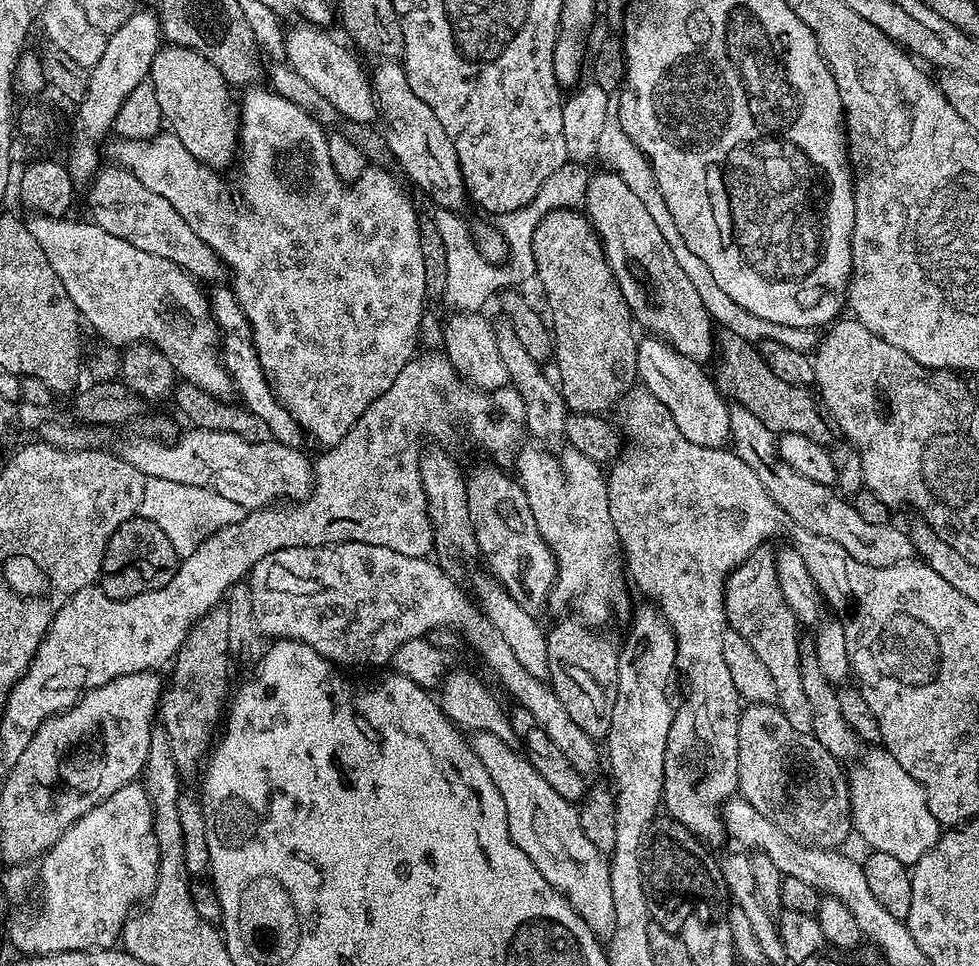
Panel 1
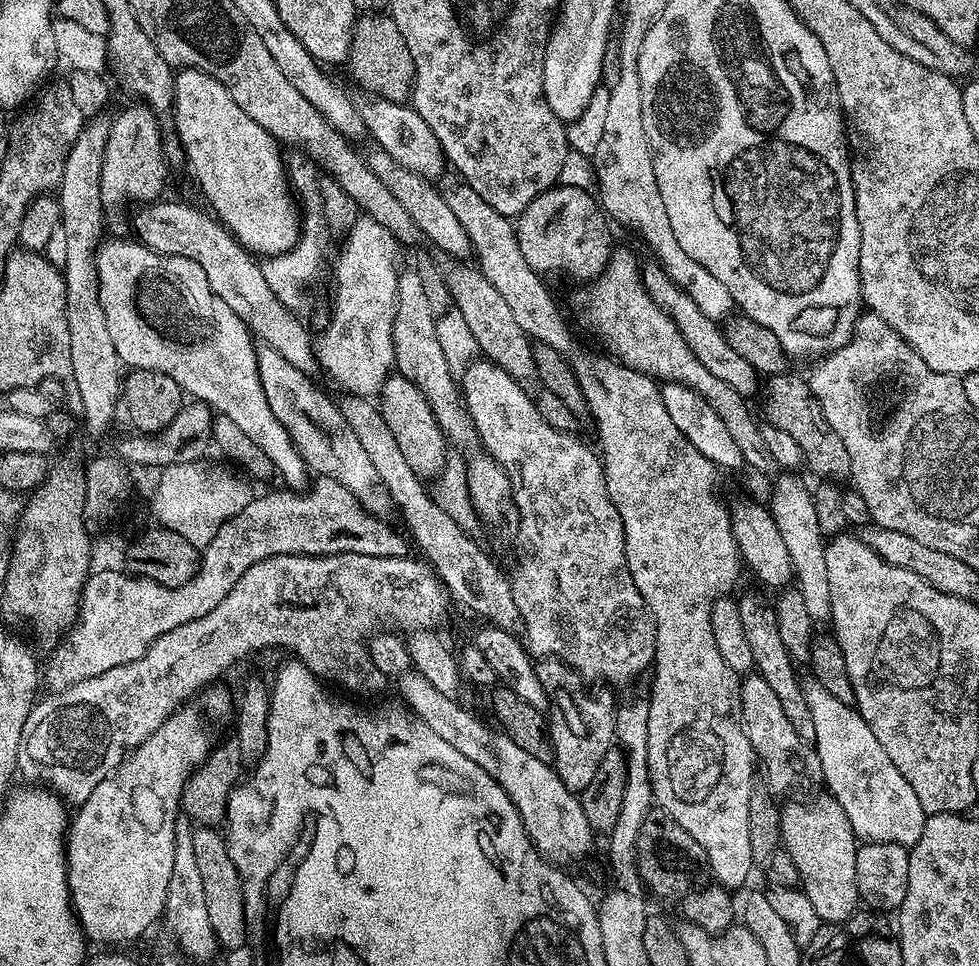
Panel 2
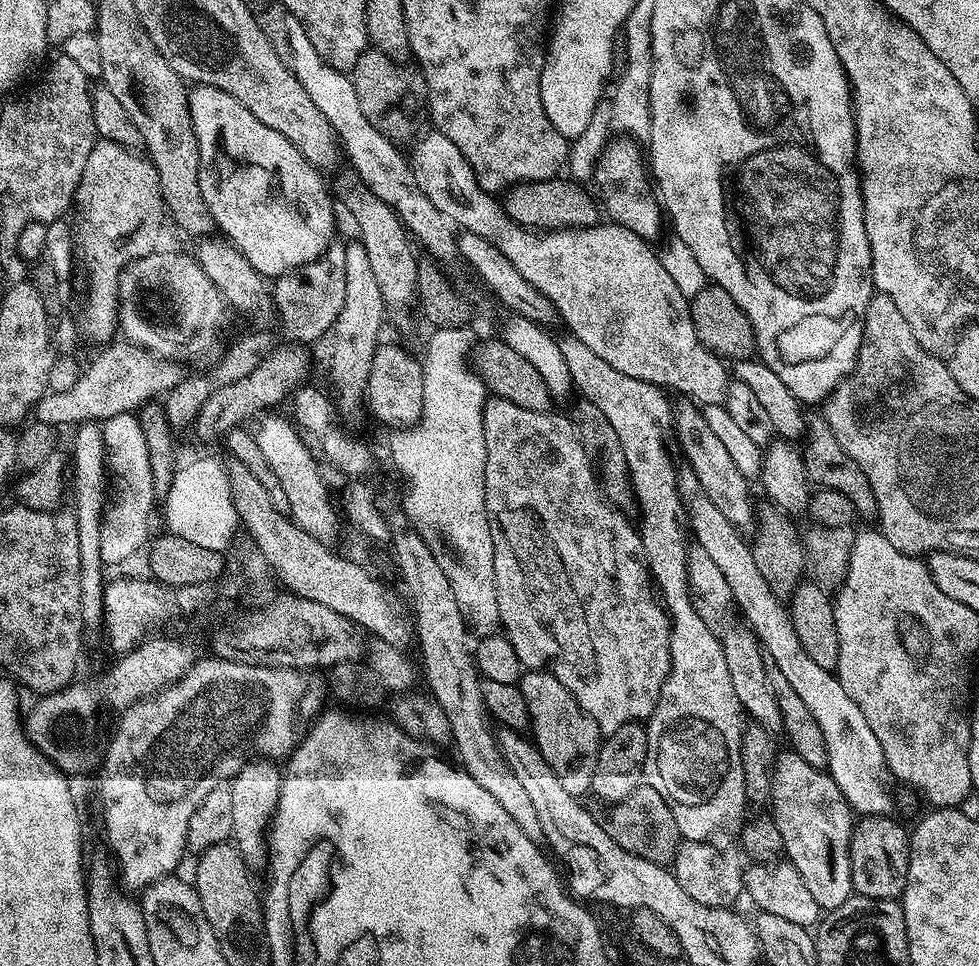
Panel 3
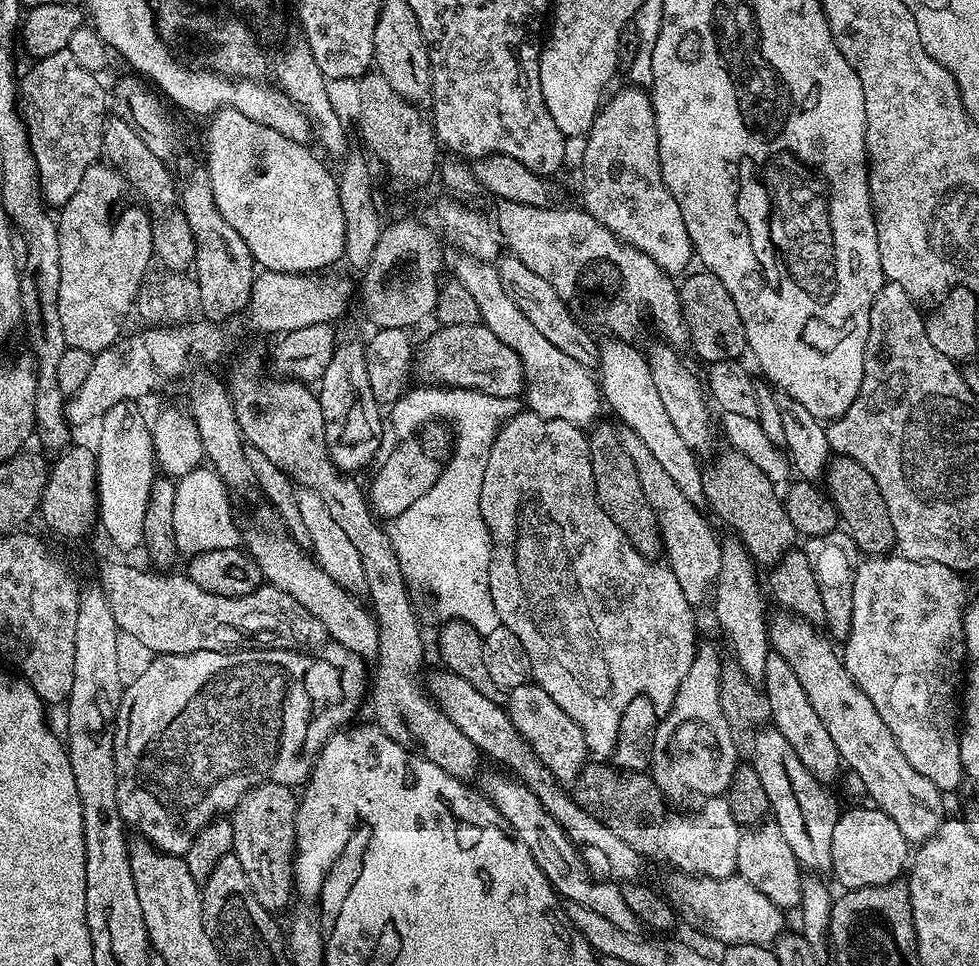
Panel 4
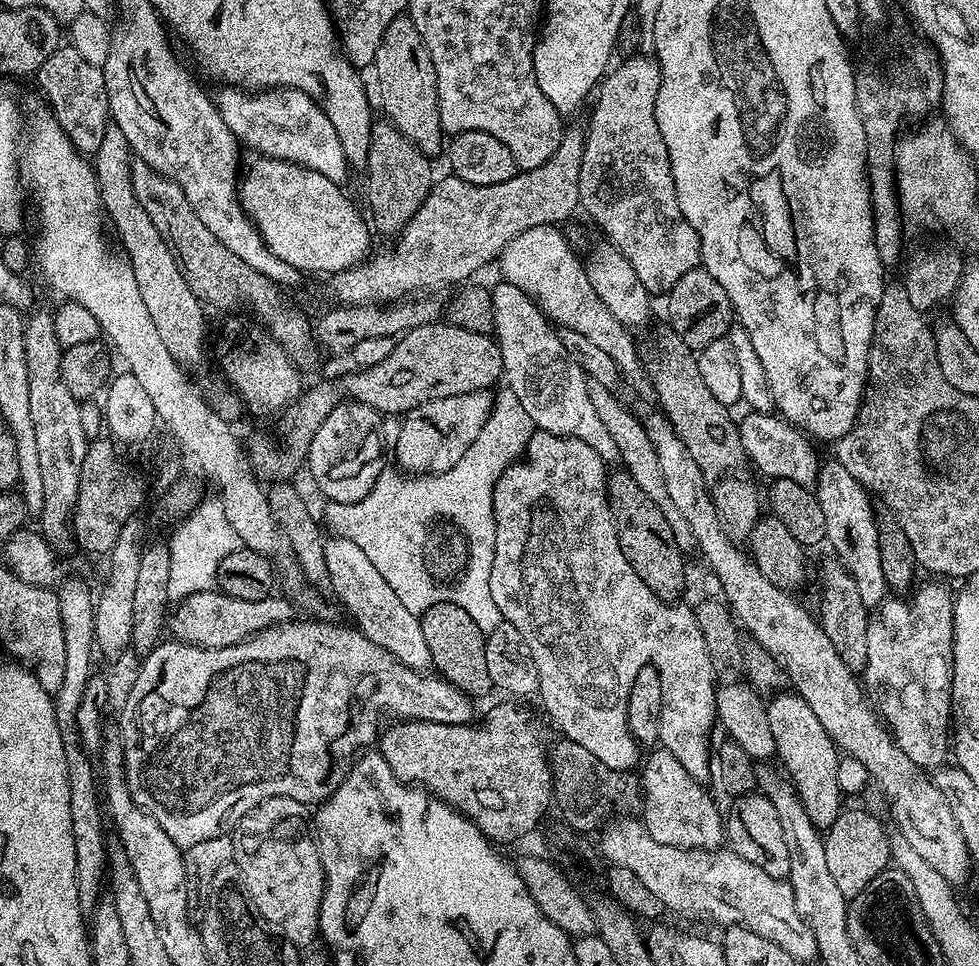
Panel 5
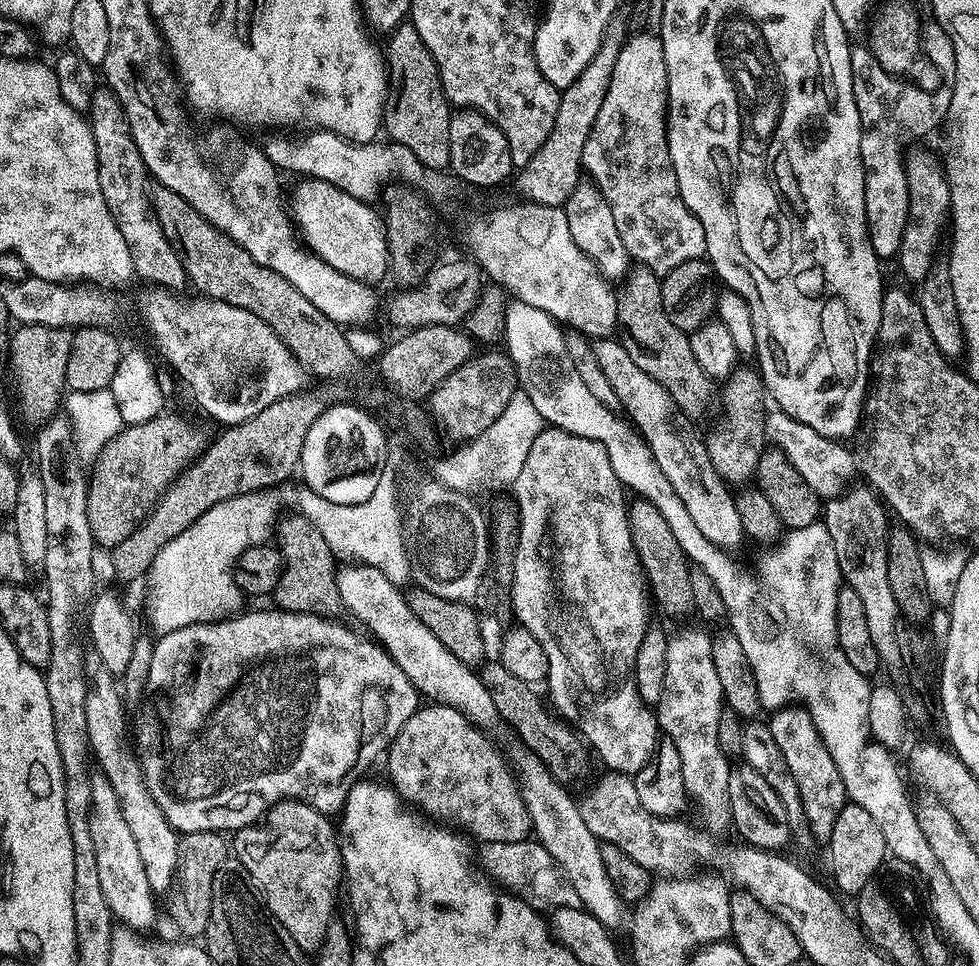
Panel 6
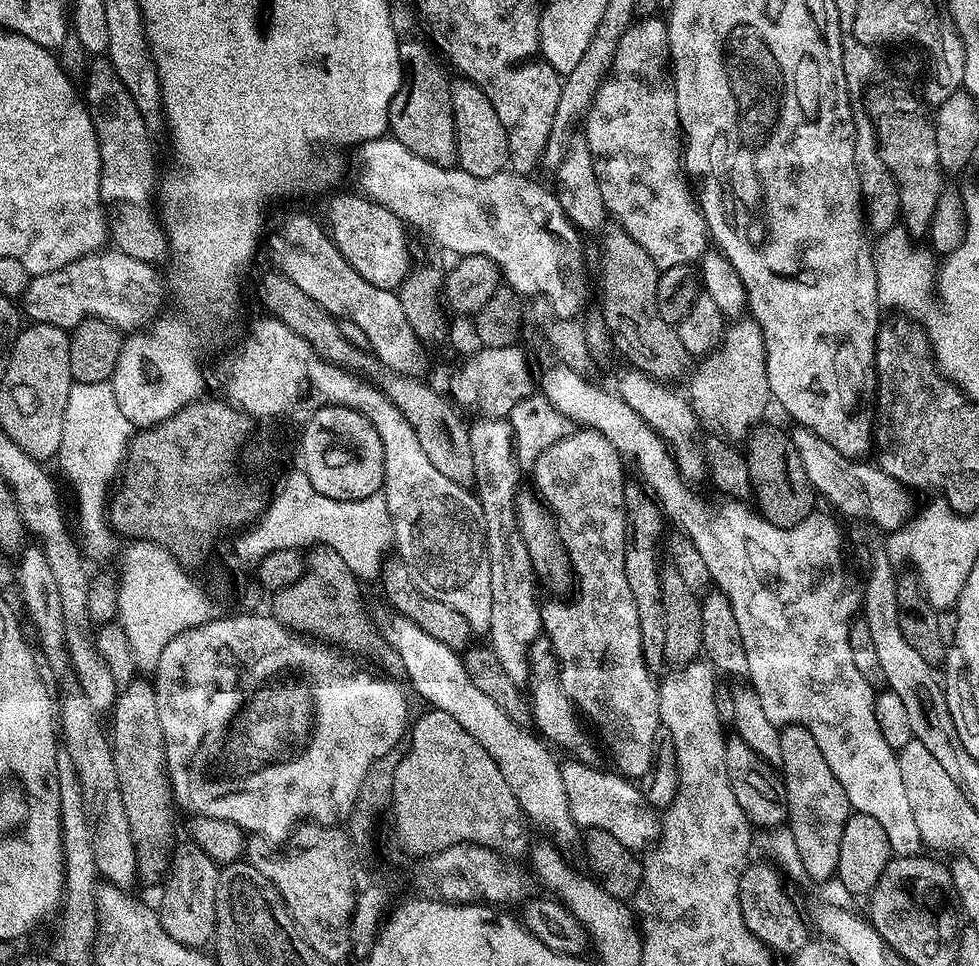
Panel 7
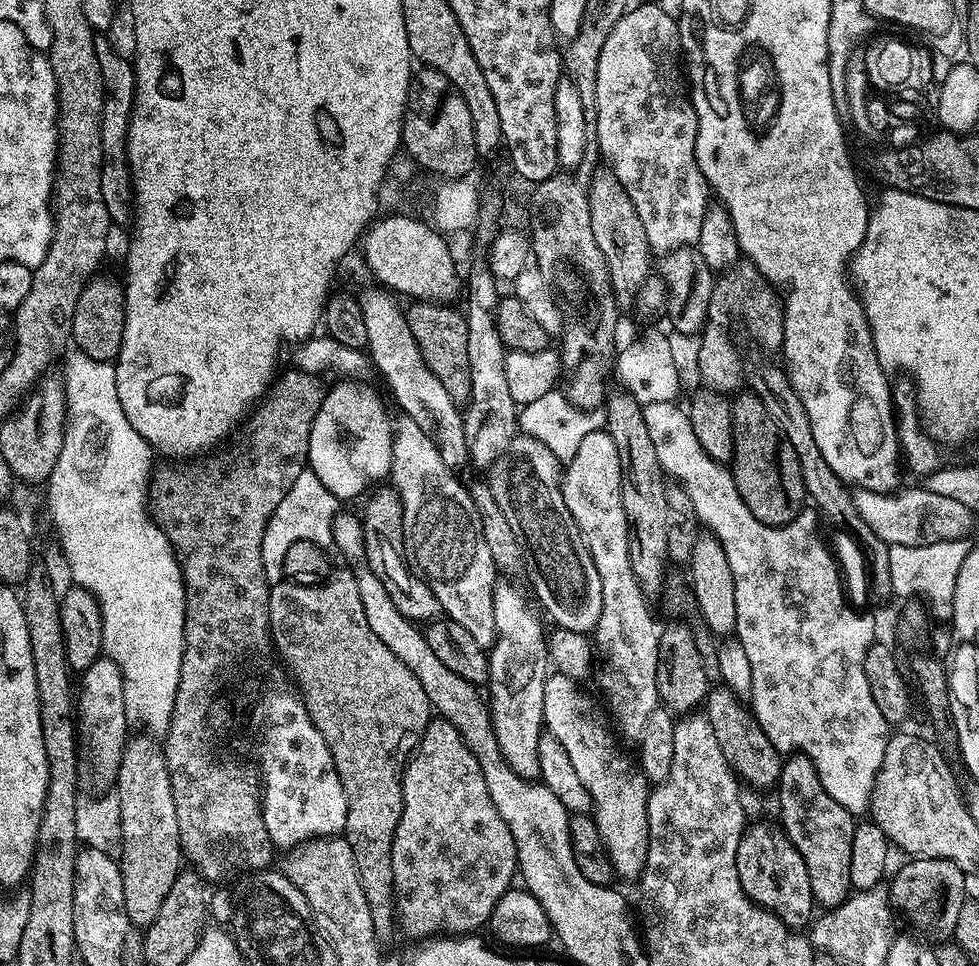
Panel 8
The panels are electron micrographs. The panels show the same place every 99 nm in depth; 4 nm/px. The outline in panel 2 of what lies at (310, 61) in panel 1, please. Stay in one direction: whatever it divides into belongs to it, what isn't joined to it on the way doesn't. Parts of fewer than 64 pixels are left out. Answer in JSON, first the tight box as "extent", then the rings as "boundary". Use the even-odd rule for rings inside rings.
{"extent":[359,98,442,178],"boundary":[[[368,98],[365,104],[359,105],[362,122],[369,137],[373,136],[375,147],[390,154],[392,159],[400,163],[406,170],[414,171],[427,178],[436,178],[442,165],[442,153],[438,138],[434,138],[434,130],[422,122],[422,114],[412,109],[411,103],[399,100],[382,100]]]}

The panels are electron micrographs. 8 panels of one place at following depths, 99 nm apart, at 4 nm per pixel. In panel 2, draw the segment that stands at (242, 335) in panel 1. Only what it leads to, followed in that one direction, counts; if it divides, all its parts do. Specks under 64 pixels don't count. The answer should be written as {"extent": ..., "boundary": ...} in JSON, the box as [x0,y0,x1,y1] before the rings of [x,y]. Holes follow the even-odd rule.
{"extent":[256,342,394,517],"boundary":[[[263,342],[256,346],[256,361],[266,402],[290,434],[309,471],[317,477],[346,486],[372,516],[391,517],[394,505],[390,494],[382,478],[378,478],[378,470],[374,470],[362,442],[354,438],[354,430],[350,430],[346,418],[340,413],[337,401],[332,401],[326,393],[316,388],[307,373],[289,364],[280,353]]]}

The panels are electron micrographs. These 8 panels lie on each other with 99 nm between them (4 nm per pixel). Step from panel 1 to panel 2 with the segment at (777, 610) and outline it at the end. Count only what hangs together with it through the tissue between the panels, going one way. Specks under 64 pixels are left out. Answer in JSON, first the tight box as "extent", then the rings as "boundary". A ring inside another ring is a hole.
{"extent":[739,596,814,741],"boundary":[[[756,596],[739,597],[740,617],[742,617],[742,630],[746,630],[746,638],[752,647],[755,671],[766,682],[770,682],[770,690],[778,694],[782,702],[782,710],[786,710],[786,718],[798,730],[798,734],[806,741],[814,741],[814,722],[810,722],[810,710],[806,706],[804,689],[800,678],[796,678],[795,672],[798,671],[794,665],[792,656],[782,646],[782,638],[776,629],[776,610],[775,607],[763,604]]]}

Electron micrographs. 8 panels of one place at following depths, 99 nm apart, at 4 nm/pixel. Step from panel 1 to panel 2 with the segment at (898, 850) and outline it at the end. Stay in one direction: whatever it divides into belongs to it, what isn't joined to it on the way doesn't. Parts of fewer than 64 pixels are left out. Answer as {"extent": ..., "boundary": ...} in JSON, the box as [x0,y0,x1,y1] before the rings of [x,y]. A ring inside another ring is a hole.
{"extent":[803,678,926,846],"boundary":[[[808,678],[803,681],[804,697],[806,706],[810,710],[810,722],[814,722],[814,747],[818,754],[819,775],[824,775],[824,780],[828,783],[827,791],[846,810],[846,818],[850,818],[850,826],[856,831],[857,837],[861,841],[867,842],[894,842],[911,846],[922,838],[922,826],[926,819],[926,814],[922,810],[922,802],[918,802],[918,794],[914,794],[914,786],[902,778],[898,766],[890,762],[890,754],[882,750],[882,742],[874,738],[874,730],[862,718],[862,714],[857,712],[850,704],[843,704],[826,690],[826,686],[819,684],[816,679]]]}

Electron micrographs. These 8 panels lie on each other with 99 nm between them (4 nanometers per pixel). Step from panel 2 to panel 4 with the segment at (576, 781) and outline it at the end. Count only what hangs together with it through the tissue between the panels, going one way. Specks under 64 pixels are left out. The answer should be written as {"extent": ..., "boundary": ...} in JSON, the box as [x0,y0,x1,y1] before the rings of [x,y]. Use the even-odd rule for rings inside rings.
{"extent":[506,682,589,785],"boundary":[[[529,682],[514,686],[506,696],[506,711],[514,726],[536,751],[537,758],[552,771],[561,785],[571,785],[580,777],[589,759],[586,738],[578,722],[574,722],[574,718],[570,718],[570,714],[566,714],[566,710],[562,710],[562,706],[558,706],[558,702],[554,702],[540,684]]]}

